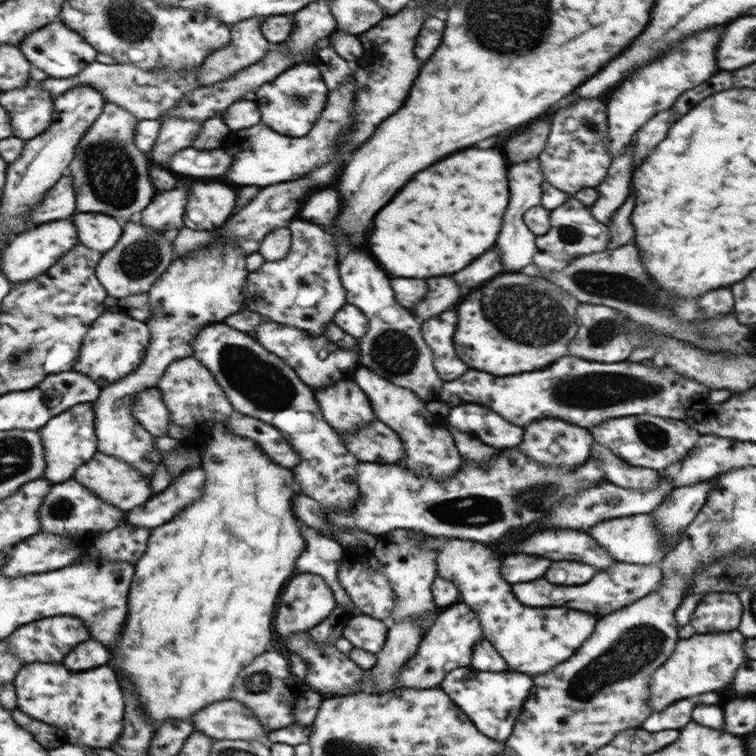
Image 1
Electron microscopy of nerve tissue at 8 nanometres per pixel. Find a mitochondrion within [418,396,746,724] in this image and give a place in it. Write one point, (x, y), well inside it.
(641, 644)

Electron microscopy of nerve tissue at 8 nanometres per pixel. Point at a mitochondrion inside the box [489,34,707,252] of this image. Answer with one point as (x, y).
(590, 129)

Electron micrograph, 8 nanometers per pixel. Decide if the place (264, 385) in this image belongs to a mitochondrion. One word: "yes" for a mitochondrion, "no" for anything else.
yes

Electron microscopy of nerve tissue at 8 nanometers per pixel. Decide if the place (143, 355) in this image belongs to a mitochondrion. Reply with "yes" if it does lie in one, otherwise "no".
no

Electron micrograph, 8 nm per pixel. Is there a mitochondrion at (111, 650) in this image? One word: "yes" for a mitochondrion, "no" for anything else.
no

